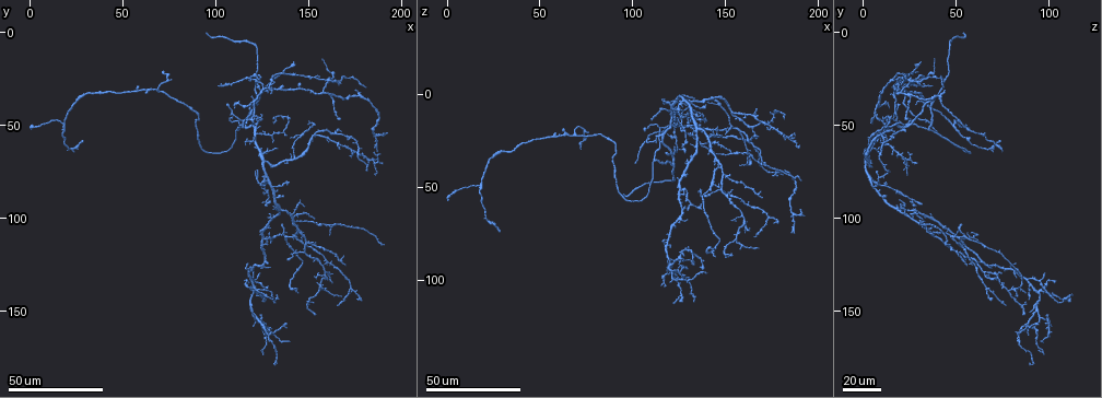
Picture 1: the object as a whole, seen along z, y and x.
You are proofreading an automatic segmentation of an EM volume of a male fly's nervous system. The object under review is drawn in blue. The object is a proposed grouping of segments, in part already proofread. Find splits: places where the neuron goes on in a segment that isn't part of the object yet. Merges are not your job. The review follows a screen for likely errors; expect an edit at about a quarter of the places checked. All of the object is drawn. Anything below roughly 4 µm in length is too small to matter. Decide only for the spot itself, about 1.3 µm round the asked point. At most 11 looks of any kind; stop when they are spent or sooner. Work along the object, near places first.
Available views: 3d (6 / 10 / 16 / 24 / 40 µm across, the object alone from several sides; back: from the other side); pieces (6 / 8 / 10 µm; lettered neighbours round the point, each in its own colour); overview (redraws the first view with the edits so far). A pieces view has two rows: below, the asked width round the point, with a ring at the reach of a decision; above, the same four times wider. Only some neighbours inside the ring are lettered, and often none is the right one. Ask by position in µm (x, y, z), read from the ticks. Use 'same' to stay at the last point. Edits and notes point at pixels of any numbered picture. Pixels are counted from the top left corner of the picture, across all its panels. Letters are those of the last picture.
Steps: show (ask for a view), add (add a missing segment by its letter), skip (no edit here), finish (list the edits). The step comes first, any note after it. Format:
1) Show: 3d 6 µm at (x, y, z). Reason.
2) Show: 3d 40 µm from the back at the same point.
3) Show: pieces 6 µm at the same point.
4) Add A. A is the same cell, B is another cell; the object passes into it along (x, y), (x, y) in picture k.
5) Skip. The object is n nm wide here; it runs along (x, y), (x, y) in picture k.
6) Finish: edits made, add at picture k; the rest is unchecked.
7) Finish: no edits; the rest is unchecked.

Show: 3d 40 µm at (96, 0, 54). An open end.

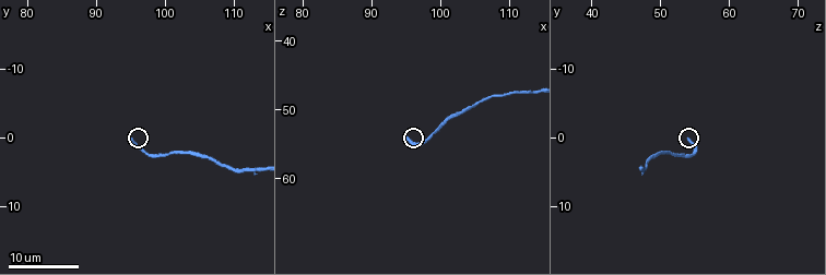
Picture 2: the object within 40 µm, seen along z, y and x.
Show: pieces 6 µm at (95.0, 0.0, 54.5). See the neighbours.

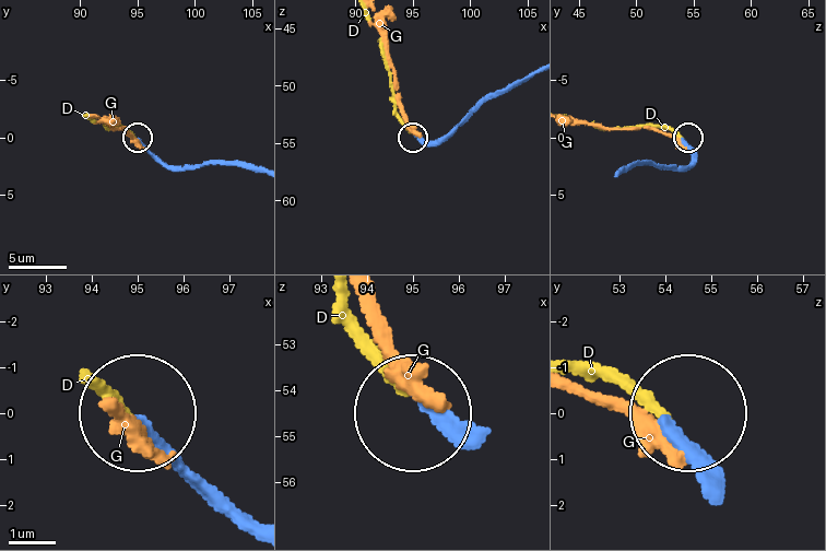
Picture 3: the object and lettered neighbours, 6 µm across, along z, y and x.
Skip. D and G are other cells; no lettered segment goes on from it.

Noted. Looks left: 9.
Show: 3d 24 µm at (102, 29, 36). Tapers out.

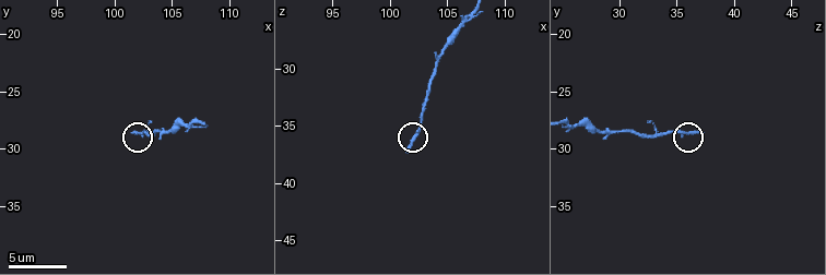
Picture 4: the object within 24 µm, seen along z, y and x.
Show: pieces 10 µm at (101.8, 28.6, 37.2).

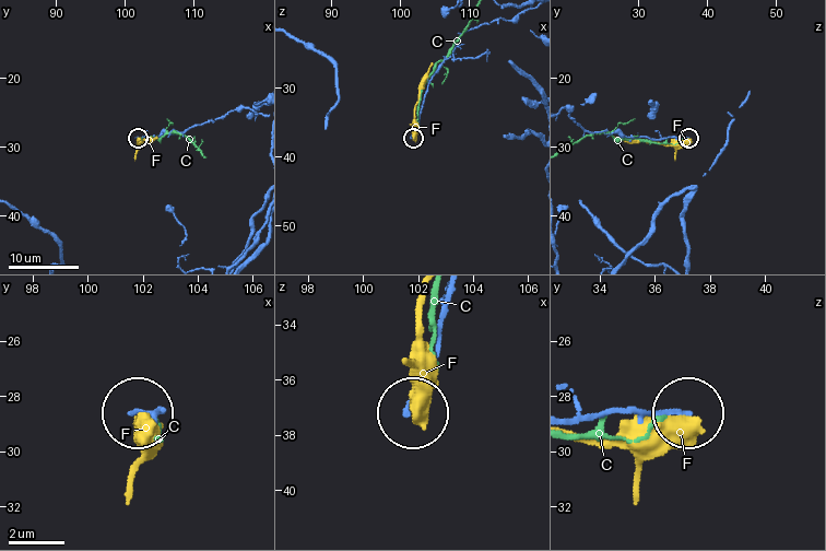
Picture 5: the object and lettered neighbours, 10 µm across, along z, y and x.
Skip. C and F are other cells; it runs along (569, 419), (598, 411), (687, 411) in picture 5; no lettered segment goes on from it.

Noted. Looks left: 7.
Show: 3d 24 µm at (63, 33, 18). Stops while still wide.

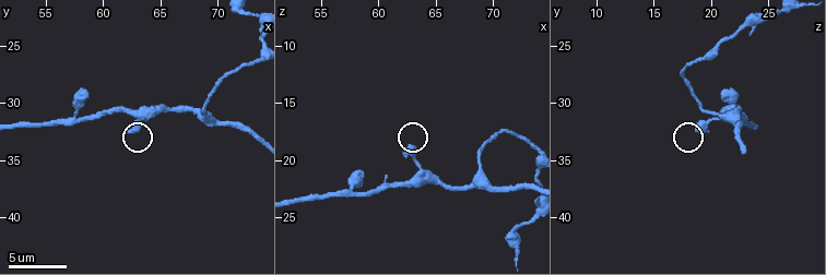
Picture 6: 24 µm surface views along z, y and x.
Show: pieces 10 µm at (62.8, 32.4, 18.8).

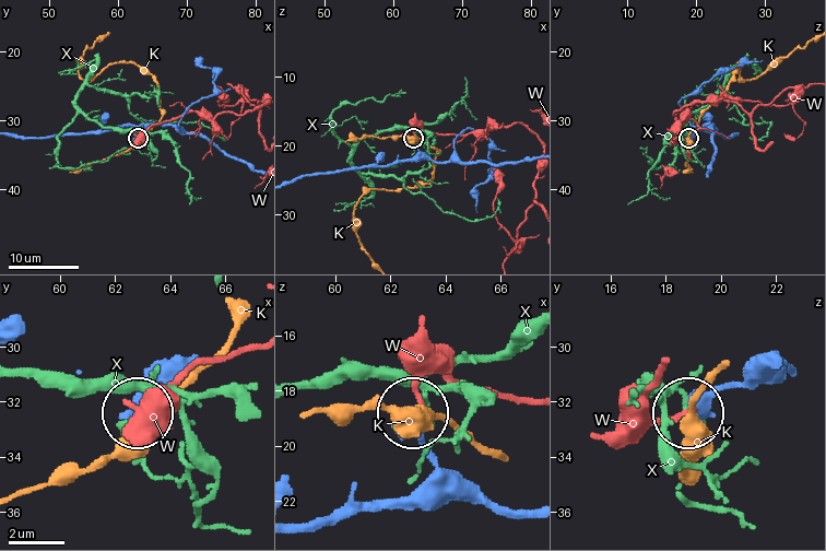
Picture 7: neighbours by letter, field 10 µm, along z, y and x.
Skip. The object is 390 nm wide here; K, W and X are other cells; none of them fits.

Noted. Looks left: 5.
Show: 3d 24 µm at (174, 66, 15).

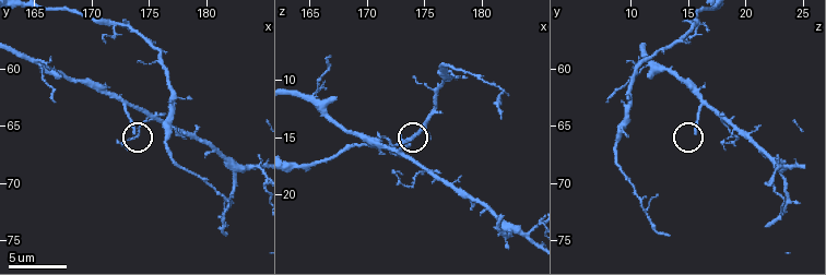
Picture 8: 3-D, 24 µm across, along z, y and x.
Show: pieces 8 µm at (173.8, 65.6, 15.6).

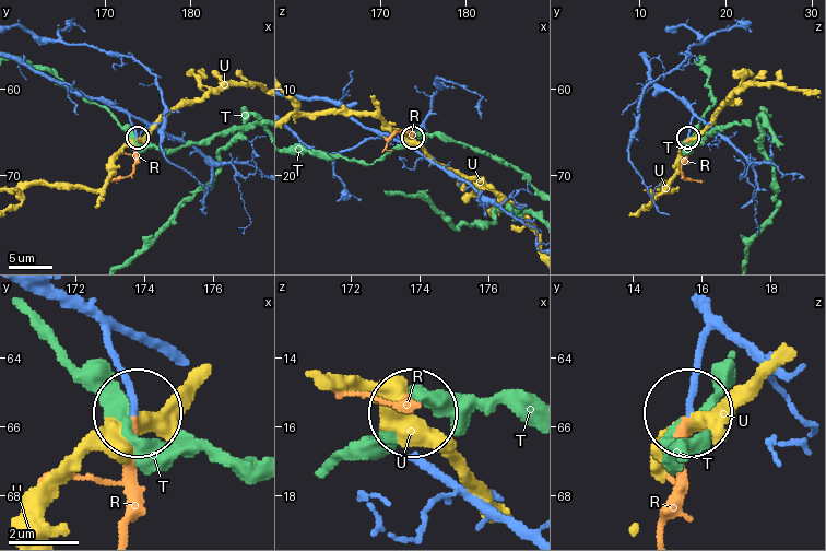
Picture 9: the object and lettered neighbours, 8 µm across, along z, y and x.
Add R. R is the same cell, T and U are other cells; the neuron continues.

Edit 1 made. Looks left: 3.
Show: 3d 10 µm at (167.0, 60.8, 11.6). Free end.

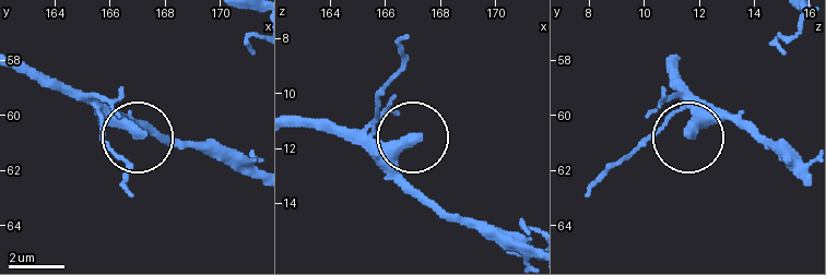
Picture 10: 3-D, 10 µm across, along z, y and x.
Show: pieces 10 µm at (167.2, 60.7, 11.7). See the neighbours.

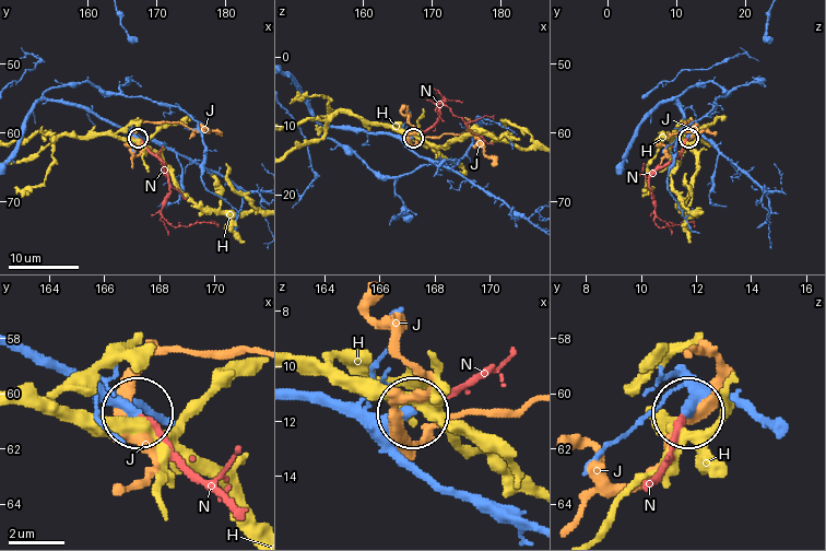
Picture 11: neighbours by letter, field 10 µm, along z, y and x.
Add N. The object is 310 nm wide here; N is the same cell, H and J are other cells; the object passes into it along (680, 368), (686, 401), (680, 436), (651, 479) in picture 11; it goes on there.

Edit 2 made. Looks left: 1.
Show: pieces 6 µm at (181.6, 73.8, 21.8). Thin end.

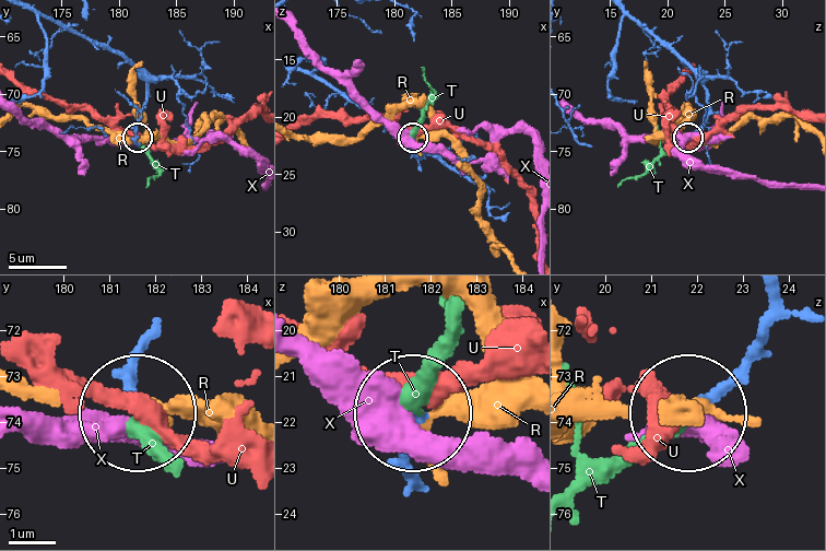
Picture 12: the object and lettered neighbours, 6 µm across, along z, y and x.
Add T. T is the same cell, R, U and X are other cells; it goes on there.

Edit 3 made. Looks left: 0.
Finish: edits made, add at picture 9, add at picture 11, add at picture 12; the rest is unchecked.

